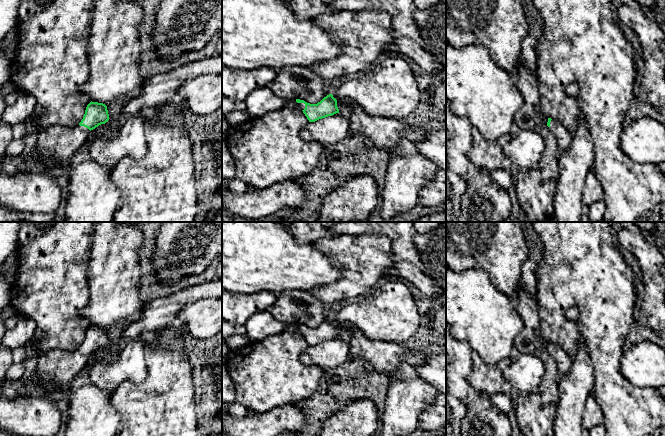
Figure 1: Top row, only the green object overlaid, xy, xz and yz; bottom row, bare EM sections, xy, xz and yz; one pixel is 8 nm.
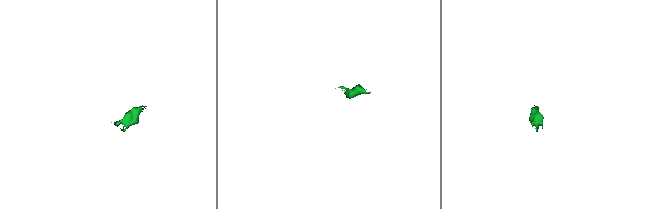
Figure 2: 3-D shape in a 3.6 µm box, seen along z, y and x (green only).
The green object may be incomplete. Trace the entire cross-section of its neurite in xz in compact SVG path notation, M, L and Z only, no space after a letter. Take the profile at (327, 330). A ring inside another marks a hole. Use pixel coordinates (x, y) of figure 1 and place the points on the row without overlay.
M332 318L324 321L317 328L310 328L304 324L296 323L298 331L303 335L309 346L315 346L319 343L332 340L336 337L347 337L349 327L347 325L338 325Z

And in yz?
M548 342L547 350L556 360L558 365L559 377L564 376L570 370L572 359L568 353L555 343Z

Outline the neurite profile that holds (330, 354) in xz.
M339 336L315 346L309 346L299 359L308 366L315 365L322 369L336 368L350 359L349 343L346 338Z

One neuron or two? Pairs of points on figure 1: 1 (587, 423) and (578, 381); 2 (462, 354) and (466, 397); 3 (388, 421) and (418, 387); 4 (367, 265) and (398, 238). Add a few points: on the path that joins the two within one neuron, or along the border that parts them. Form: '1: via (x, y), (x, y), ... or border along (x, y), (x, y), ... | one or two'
1: border along (590, 394), (586, 400), (581, 425) | two
2: via (461, 365), (461, 386) | one
3: via (396, 413), (410, 395) | one
4: border along (371, 233), (383, 234), (389, 238), (394, 261) | two

